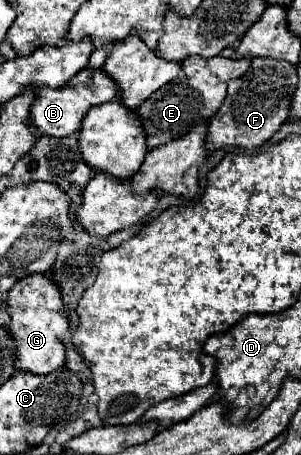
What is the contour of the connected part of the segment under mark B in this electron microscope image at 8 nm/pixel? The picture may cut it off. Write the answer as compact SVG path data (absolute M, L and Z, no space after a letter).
M82 69L78 75L74 75L74 79L70 79L70 83L66 83L66 87L62 87L62 91L50 91L50 87L38 89L36 99L30 107L28 125L36 127L40 137L42 135L68 137L78 131L78 125L82 125L86 111L90 111L92 107L96 107L100 103L114 101L116 97L118 97L118 87L114 87L114 83L110 83L110 79L106 79L106 75L102 75L102 69L98 69L98 71Z

